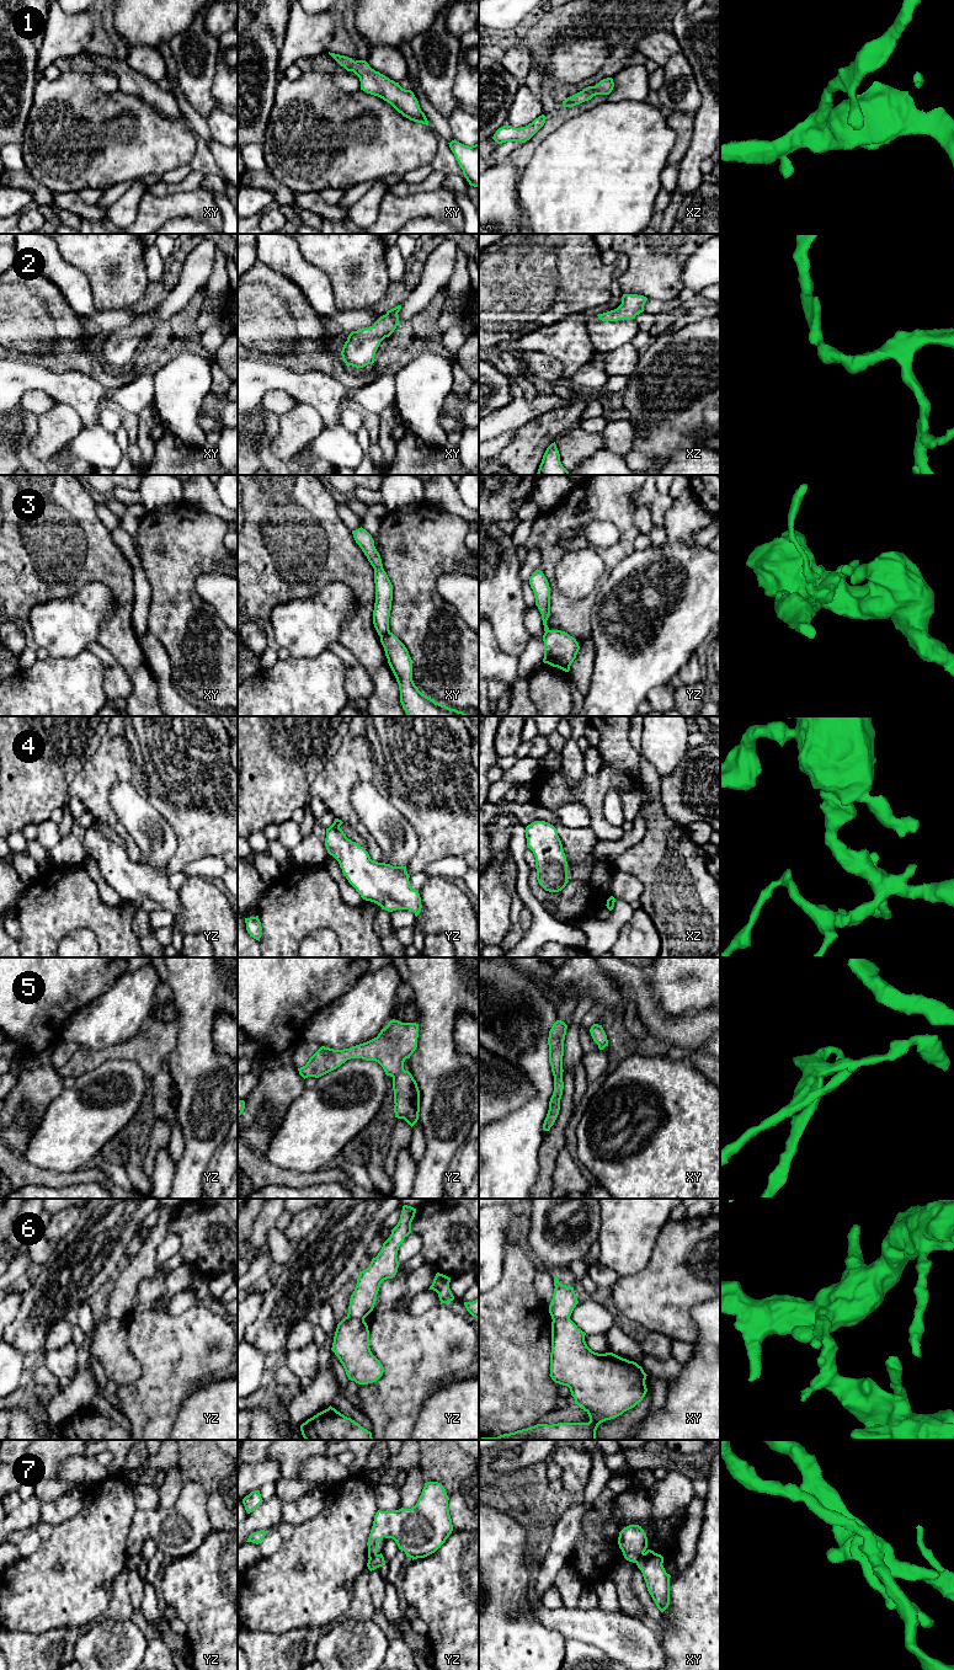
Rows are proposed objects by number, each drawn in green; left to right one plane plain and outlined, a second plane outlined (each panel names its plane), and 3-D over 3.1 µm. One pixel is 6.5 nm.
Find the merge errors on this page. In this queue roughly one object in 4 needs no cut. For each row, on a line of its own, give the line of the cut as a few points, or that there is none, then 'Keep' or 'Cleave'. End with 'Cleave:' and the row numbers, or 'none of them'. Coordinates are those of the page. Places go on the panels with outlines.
1: No split. Keep
2: No split. Keep
3: Split along xy (389, 630), (380, 636). Cleave
4: No split. Keep
5: Split along yz (404, 1070), (393, 1079). Cleave
6: Split along yz (347, 1316), (363, 1321). Cleave
7: Split along xy (644, 1553), (635, 1562). Cleave
Cleave: 3, 5, 6, 7

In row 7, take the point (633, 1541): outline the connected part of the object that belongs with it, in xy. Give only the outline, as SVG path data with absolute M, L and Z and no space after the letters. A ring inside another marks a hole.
M629 1525L619 1532L618 1544L624 1558L636 1563L647 1548L647 1537L641 1526Z

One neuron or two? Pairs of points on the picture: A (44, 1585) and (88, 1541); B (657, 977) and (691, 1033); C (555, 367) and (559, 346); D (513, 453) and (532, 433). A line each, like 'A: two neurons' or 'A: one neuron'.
A: one neuron
B: two neurons
C: two neurons
D: one neuron

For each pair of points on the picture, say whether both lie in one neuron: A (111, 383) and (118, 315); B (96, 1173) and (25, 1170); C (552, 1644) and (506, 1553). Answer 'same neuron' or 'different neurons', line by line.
A: different neurons
B: same neuron
C: same neuron

